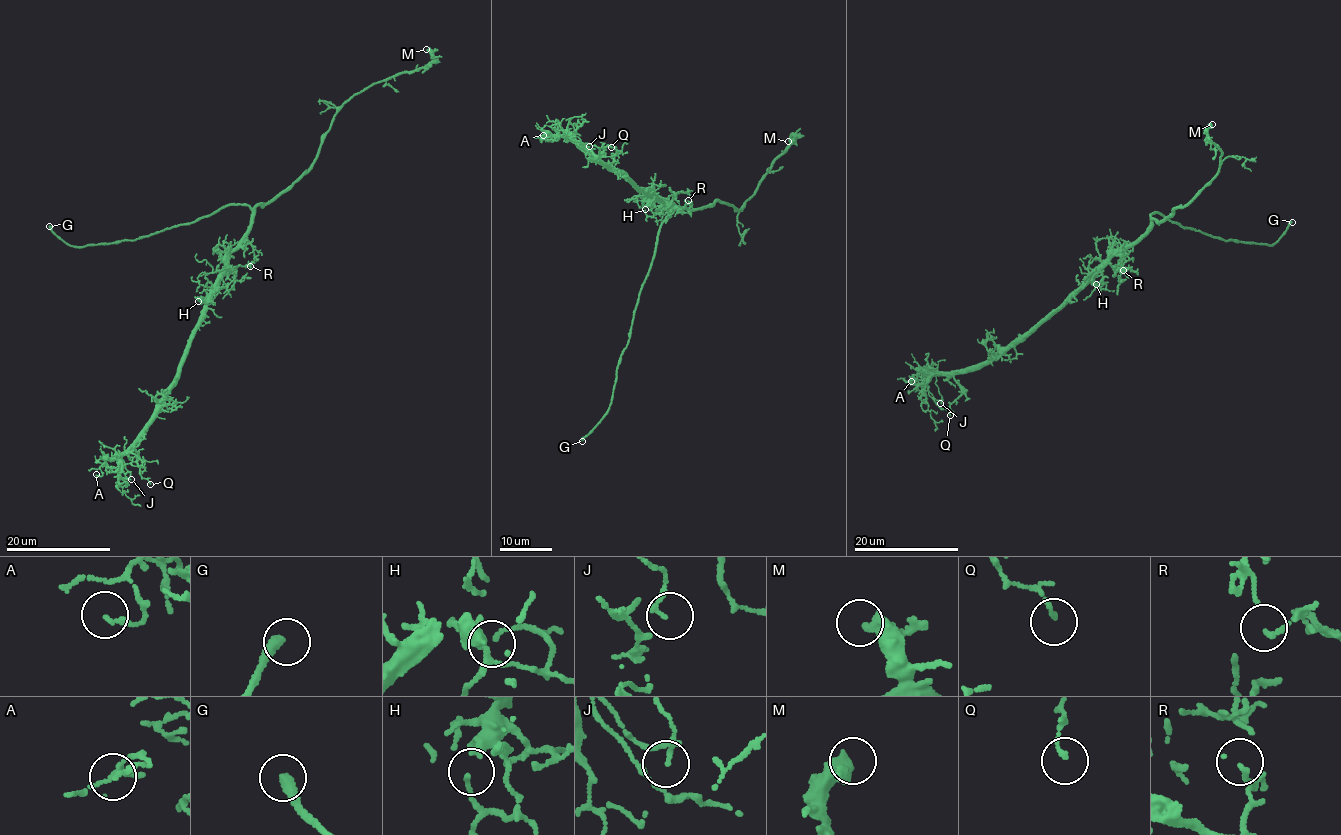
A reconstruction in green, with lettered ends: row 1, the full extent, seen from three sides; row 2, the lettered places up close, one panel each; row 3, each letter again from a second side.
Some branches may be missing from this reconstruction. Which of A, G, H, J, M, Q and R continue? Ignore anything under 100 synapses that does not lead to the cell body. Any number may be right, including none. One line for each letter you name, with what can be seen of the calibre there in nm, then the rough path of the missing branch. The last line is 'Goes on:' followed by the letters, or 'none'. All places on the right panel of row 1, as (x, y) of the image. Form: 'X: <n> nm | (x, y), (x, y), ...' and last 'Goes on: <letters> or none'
G: 340 nm
Goes on: G

